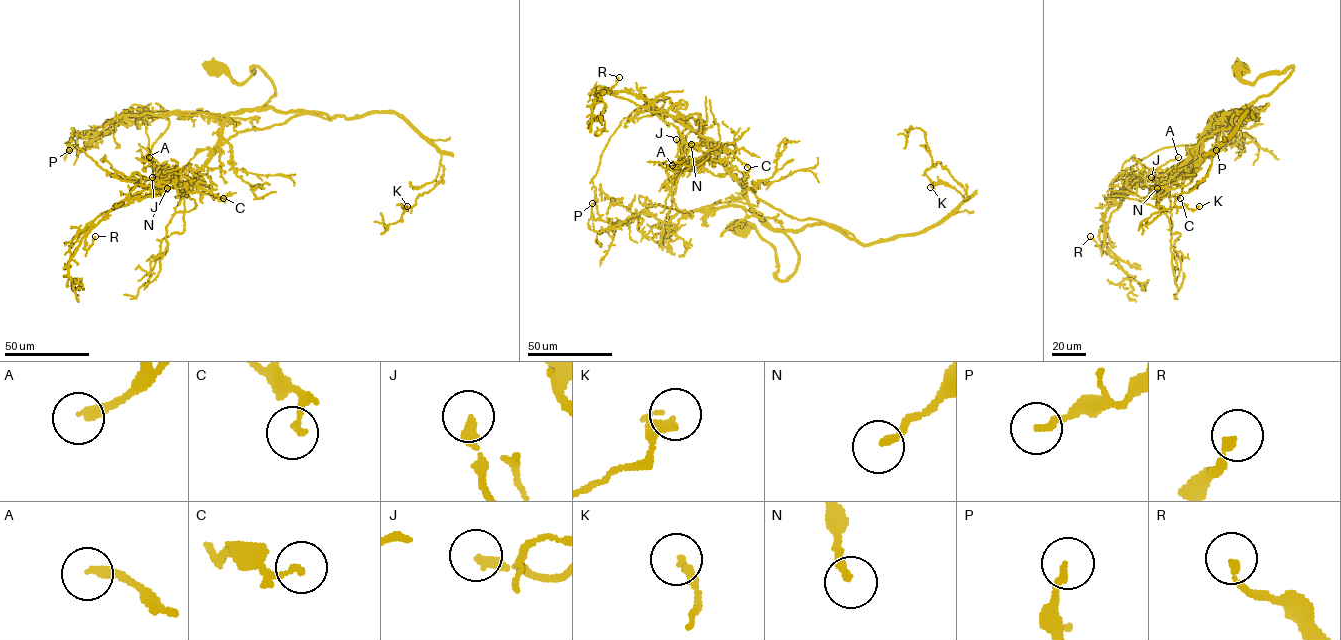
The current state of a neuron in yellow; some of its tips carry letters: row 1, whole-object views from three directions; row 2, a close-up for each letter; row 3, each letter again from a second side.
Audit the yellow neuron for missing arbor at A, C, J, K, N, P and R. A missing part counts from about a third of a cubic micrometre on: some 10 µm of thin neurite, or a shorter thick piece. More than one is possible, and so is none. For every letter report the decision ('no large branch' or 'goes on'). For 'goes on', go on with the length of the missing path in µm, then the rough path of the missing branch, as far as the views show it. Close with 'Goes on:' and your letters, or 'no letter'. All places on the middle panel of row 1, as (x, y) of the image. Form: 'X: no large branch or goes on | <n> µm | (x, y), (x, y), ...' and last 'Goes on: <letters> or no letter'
A: no large branch
C: no large branch
J: no large branch
K: no large branch
N: goes on | 20 µm | (691, 144), (692, 133), (686, 127), (678, 127)
P: no large branch
R: no large branch
Goes on: N

